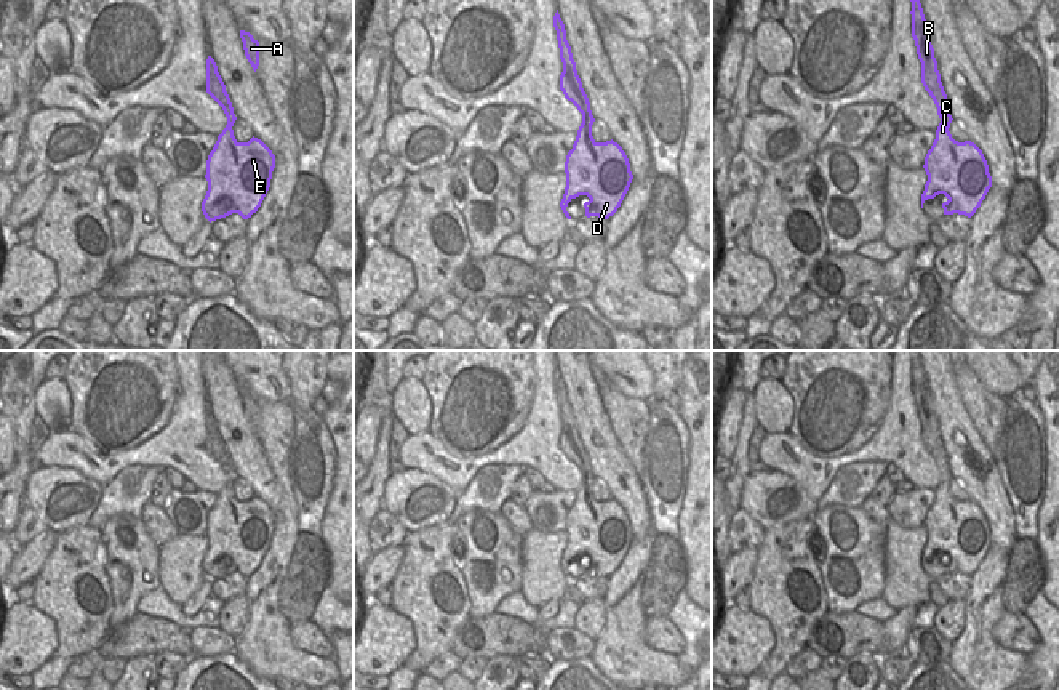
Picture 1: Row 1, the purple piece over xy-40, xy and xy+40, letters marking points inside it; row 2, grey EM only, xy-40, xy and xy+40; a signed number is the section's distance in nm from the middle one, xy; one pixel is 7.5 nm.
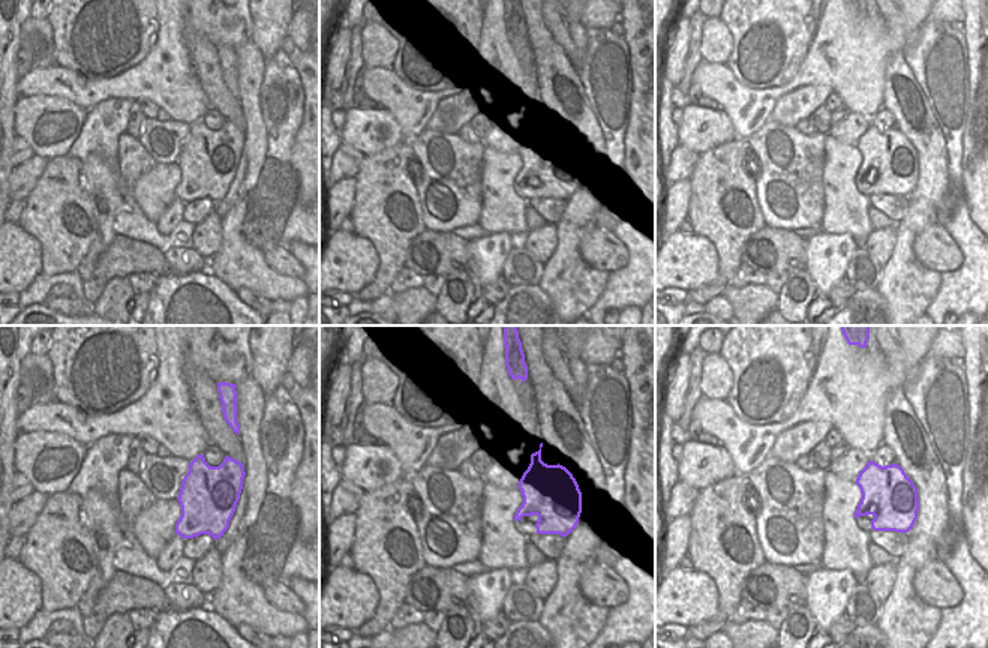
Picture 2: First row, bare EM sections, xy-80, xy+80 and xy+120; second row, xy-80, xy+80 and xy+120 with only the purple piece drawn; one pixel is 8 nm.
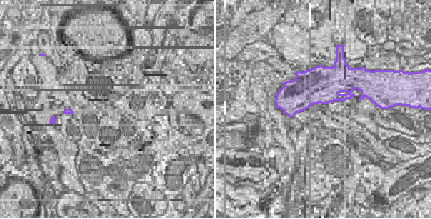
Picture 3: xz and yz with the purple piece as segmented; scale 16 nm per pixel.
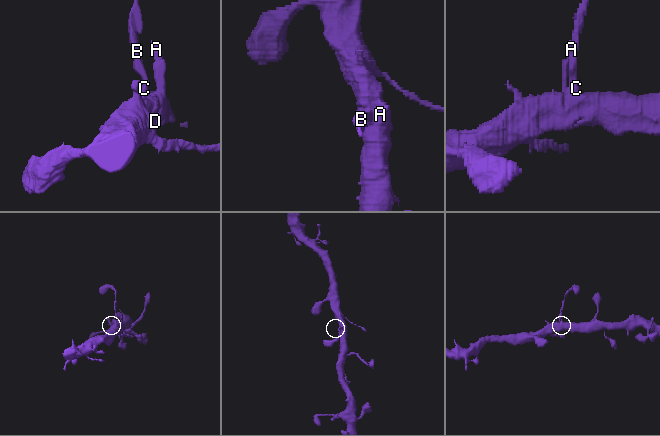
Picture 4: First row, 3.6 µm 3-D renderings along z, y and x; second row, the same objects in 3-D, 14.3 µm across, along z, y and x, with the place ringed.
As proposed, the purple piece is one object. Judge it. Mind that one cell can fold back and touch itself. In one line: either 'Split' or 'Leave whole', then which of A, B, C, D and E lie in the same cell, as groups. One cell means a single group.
Leave whole. Groups: A B C D E

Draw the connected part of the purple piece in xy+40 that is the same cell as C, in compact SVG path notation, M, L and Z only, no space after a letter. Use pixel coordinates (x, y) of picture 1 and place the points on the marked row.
M920 0L910 2L912 37L921 62L921 83L933 98L941 118L936 139L925 157L923 168L928 181L921 194L921 208L928 199L944 194L949 199L942 203L944 215L958 213L971 218L992 187L992 176L982 150L971 141L955 141L949 131L953 118L937 70L928 22Z

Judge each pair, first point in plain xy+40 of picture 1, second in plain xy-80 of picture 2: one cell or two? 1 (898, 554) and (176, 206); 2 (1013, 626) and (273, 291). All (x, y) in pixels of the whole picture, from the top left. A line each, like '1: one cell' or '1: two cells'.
1: two cells
2: two cells

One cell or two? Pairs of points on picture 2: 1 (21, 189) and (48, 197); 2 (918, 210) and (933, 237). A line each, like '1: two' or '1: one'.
1: two
2: two

